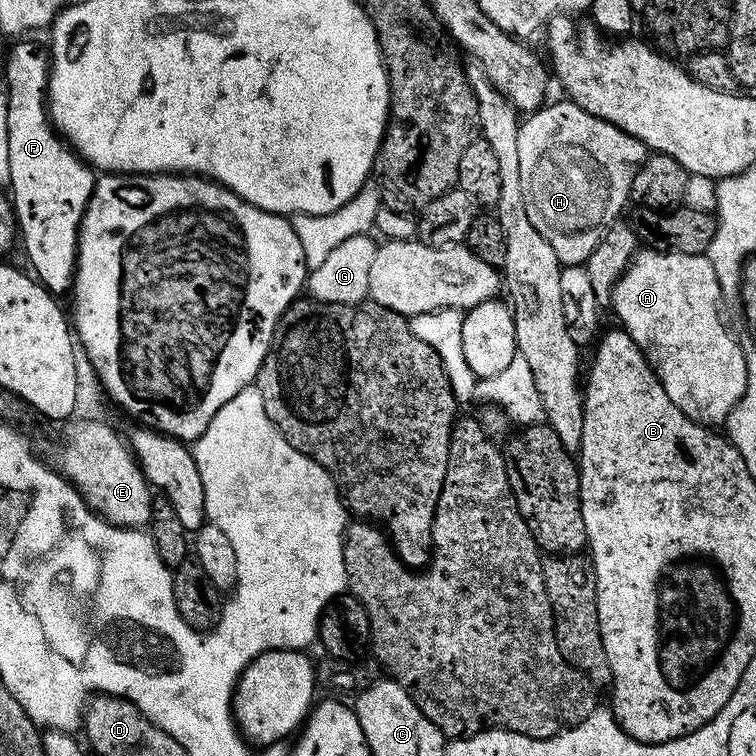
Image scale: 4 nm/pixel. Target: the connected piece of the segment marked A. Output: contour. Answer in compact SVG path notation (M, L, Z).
M650 247L637 251L632 257L632 263L613 289L610 301L610 308L620 319L617 321L648 357L666 394L670 394L670 402L674 402L682 414L705 426L723 425L746 390L745 349L740 348L731 330L724 325L720 303L720 280L707 255L691 256Z

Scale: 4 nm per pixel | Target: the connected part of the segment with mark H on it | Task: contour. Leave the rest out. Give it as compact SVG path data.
M561 99L561 104L545 103L527 118L521 119L518 130L518 170L522 174L522 202L526 202L526 214L550 242L561 265L580 266L594 254L594 246L602 242L606 230L621 219L624 203L632 195L634 174L644 165L646 149L638 138L626 134L618 126L606 122L601 116L582 110L571 100Z

